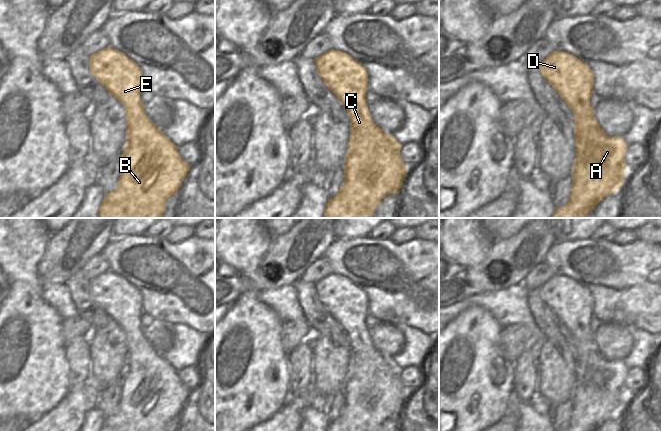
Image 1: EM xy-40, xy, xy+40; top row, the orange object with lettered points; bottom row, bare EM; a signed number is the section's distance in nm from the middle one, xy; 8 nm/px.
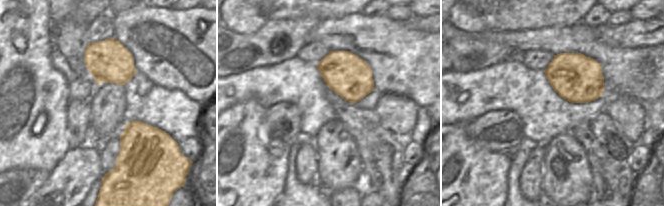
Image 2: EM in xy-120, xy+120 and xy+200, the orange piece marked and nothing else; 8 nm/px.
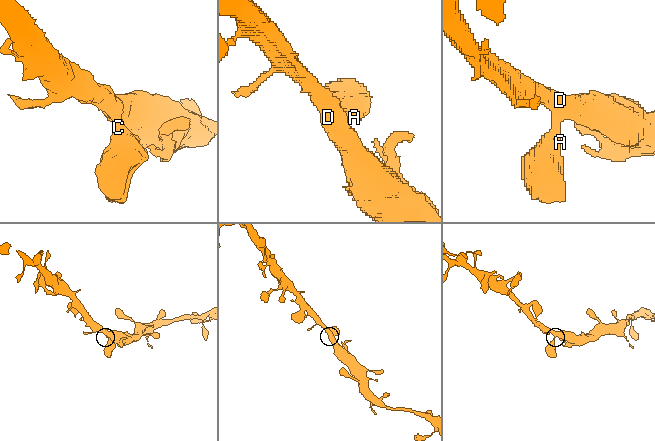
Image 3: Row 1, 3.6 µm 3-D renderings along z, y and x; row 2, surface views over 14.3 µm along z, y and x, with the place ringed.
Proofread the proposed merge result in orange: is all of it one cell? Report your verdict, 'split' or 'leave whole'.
leave whole

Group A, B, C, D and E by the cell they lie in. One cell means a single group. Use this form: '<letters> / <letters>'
A B C D E

